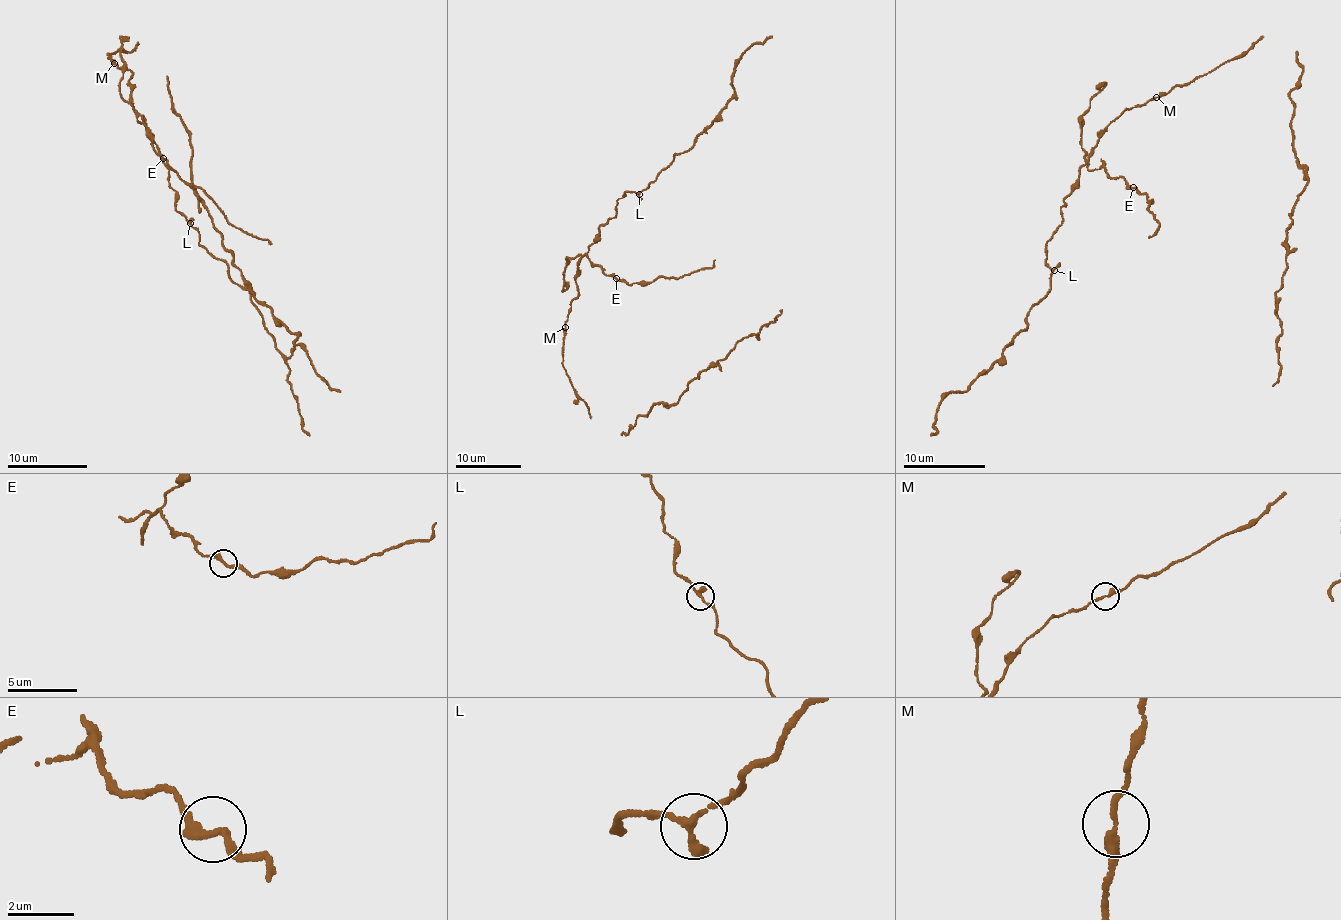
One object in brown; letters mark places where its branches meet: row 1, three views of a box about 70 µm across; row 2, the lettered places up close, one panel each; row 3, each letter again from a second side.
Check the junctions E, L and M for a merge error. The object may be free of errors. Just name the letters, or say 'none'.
none

